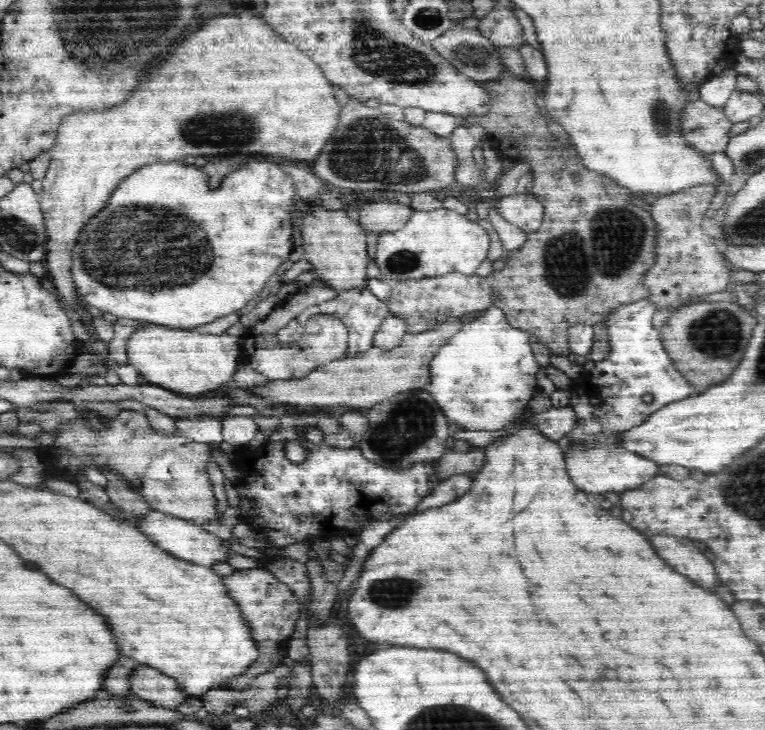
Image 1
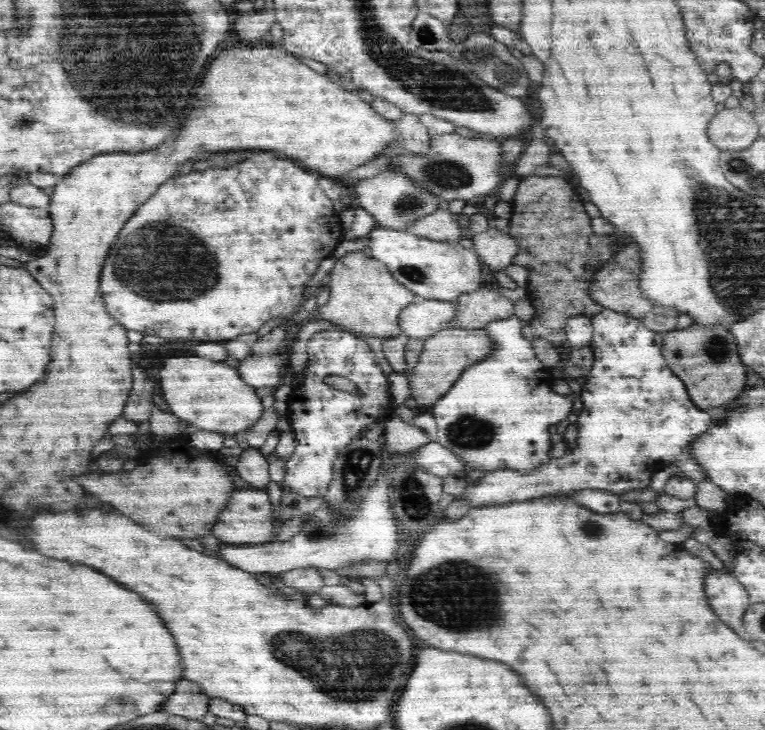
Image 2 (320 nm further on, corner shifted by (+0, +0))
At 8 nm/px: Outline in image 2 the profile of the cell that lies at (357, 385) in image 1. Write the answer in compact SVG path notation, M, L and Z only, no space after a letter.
M446 326L438 330L432 338L428 338L424 342L424 348L418 362L414 364L414 368L407 370L404 366L402 370L407 376L408 388L412 390L407 401L414 400L416 406L434 404L435 400L438 400L454 384L454 380L458 378L458 374L462 372L462 368L466 364L483 356L483 353L486 352L487 342L487 337L479 329Z

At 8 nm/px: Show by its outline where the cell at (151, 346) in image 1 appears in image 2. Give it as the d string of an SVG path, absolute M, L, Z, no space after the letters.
M164 348L158 378L170 411L190 425L215 430L225 436L248 428L263 411L261 399L239 372L224 360L208 360L198 355L173 355L173 348Z

